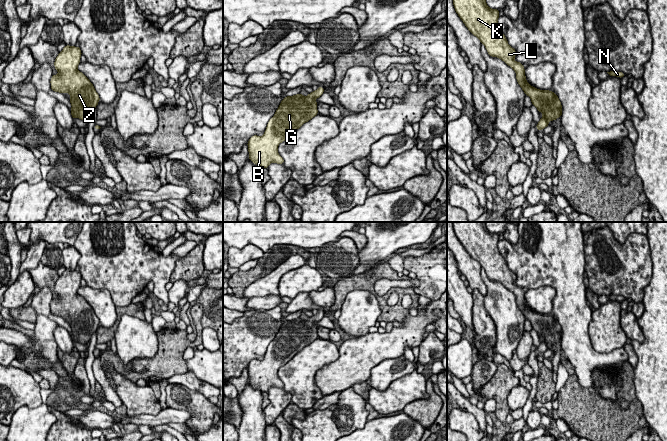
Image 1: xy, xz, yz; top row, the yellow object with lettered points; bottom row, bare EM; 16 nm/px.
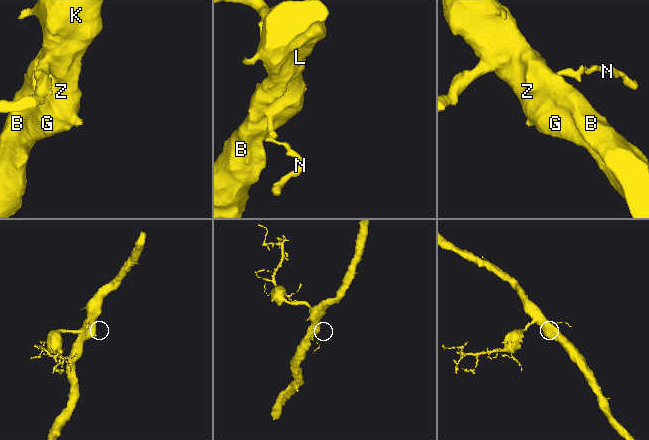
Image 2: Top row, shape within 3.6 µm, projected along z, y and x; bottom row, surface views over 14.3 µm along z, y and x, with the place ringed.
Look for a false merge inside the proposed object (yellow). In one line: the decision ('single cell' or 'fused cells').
single cell

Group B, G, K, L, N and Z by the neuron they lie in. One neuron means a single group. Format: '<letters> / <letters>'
B G K L N Z

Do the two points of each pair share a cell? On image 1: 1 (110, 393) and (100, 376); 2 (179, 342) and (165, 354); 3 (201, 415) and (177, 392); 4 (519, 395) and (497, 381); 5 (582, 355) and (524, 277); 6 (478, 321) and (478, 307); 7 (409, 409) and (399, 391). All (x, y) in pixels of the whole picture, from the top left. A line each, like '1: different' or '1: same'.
1: same
2: same
3: same
4: different
5: same
6: same
7: different

